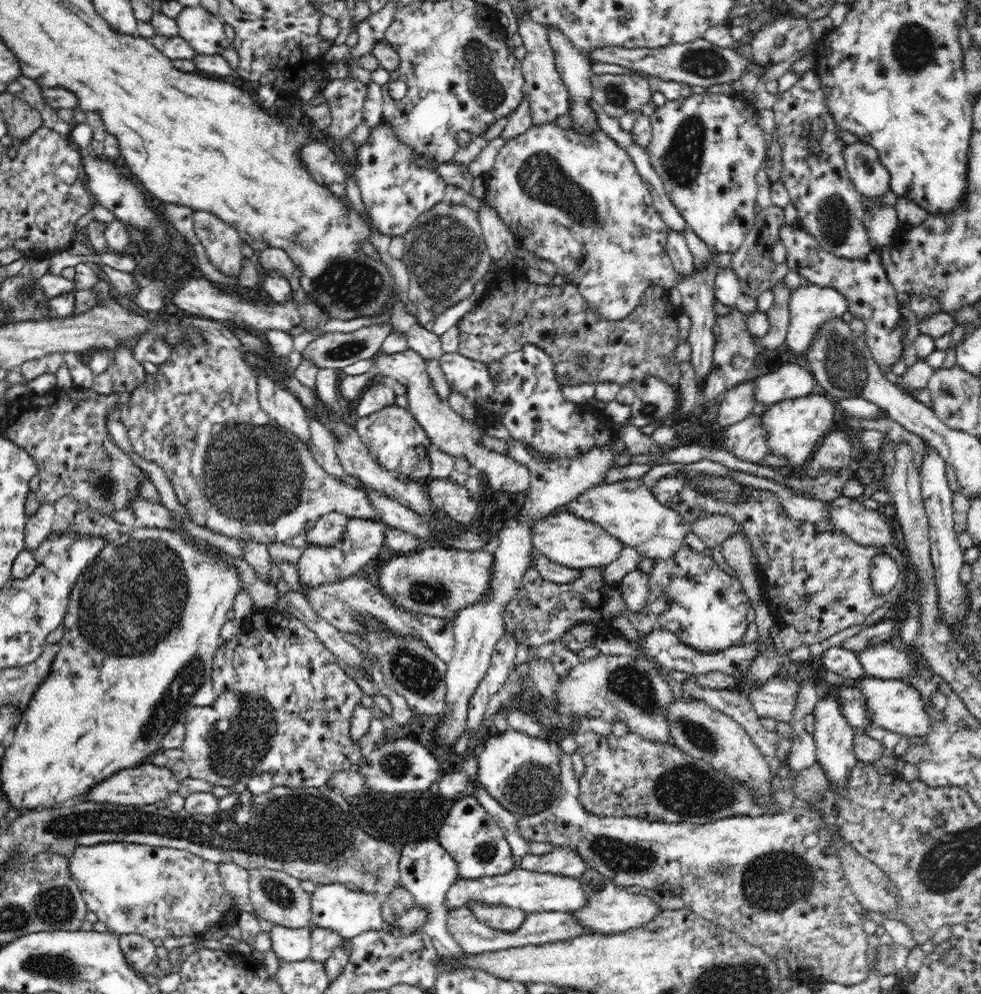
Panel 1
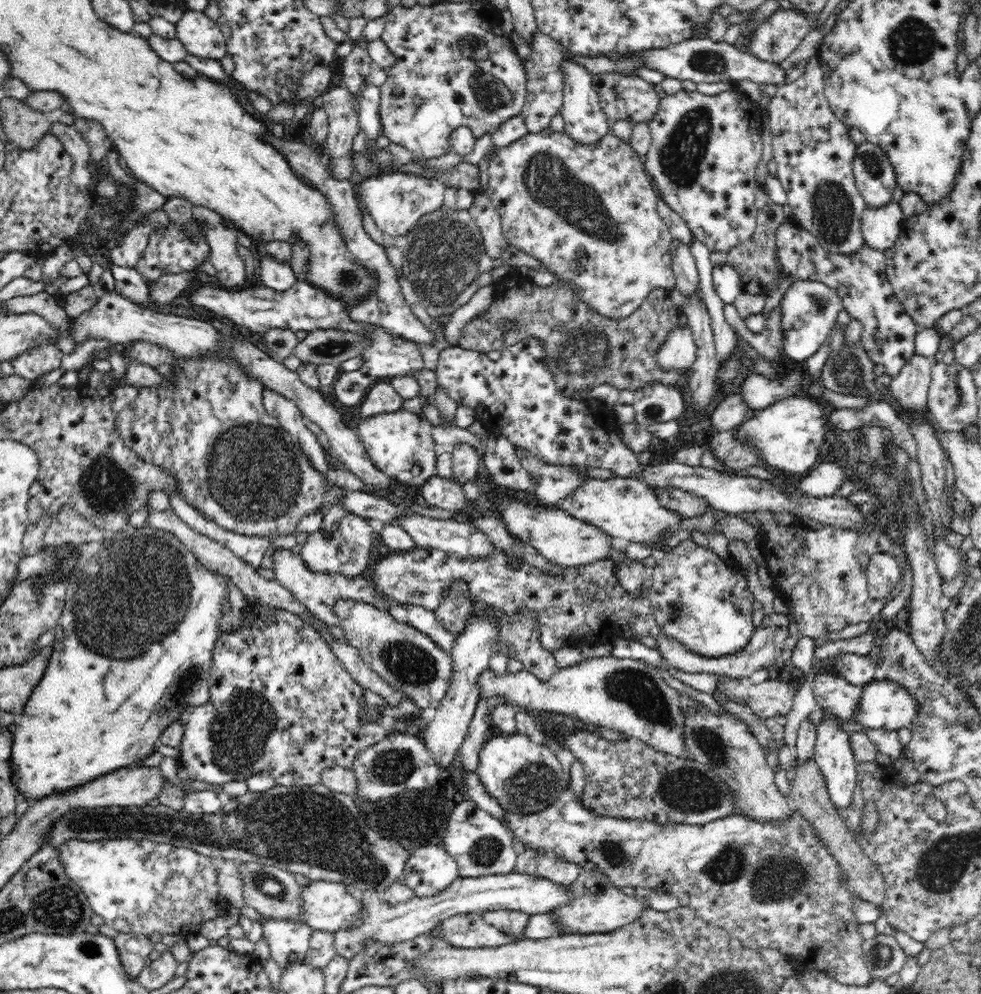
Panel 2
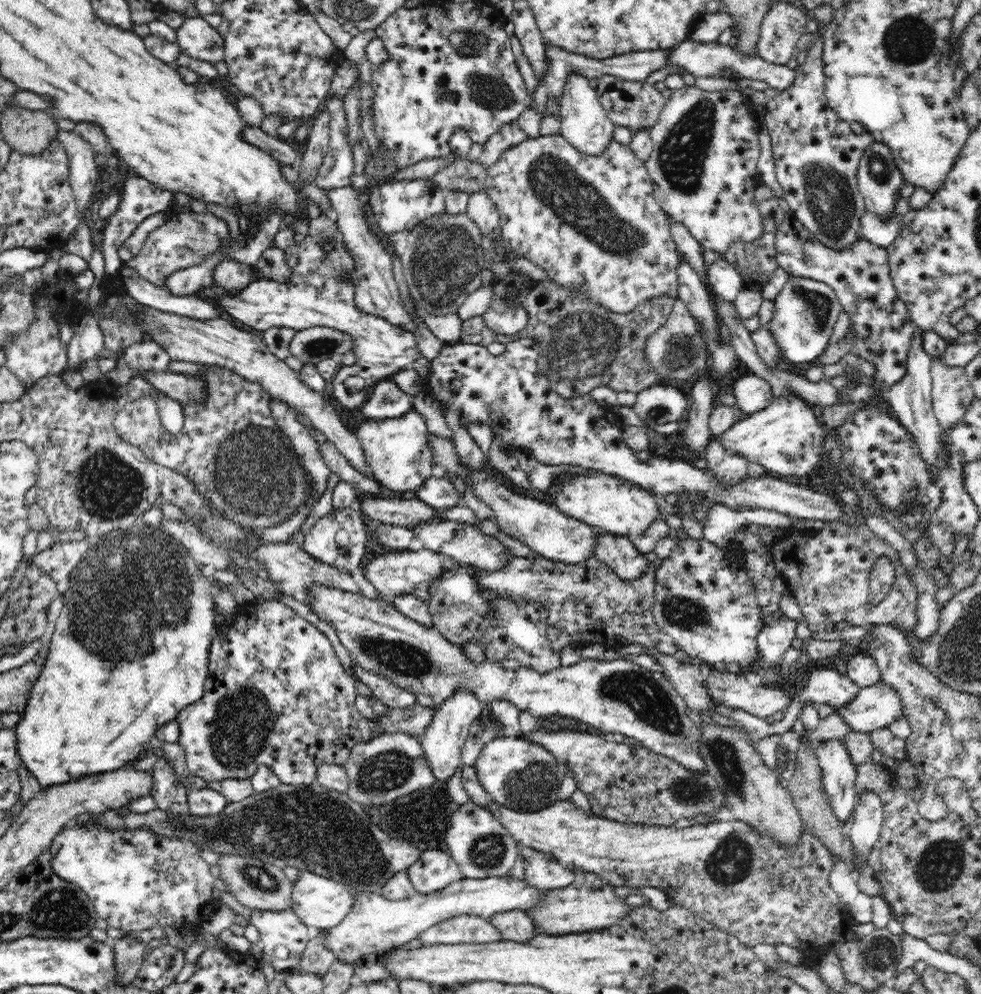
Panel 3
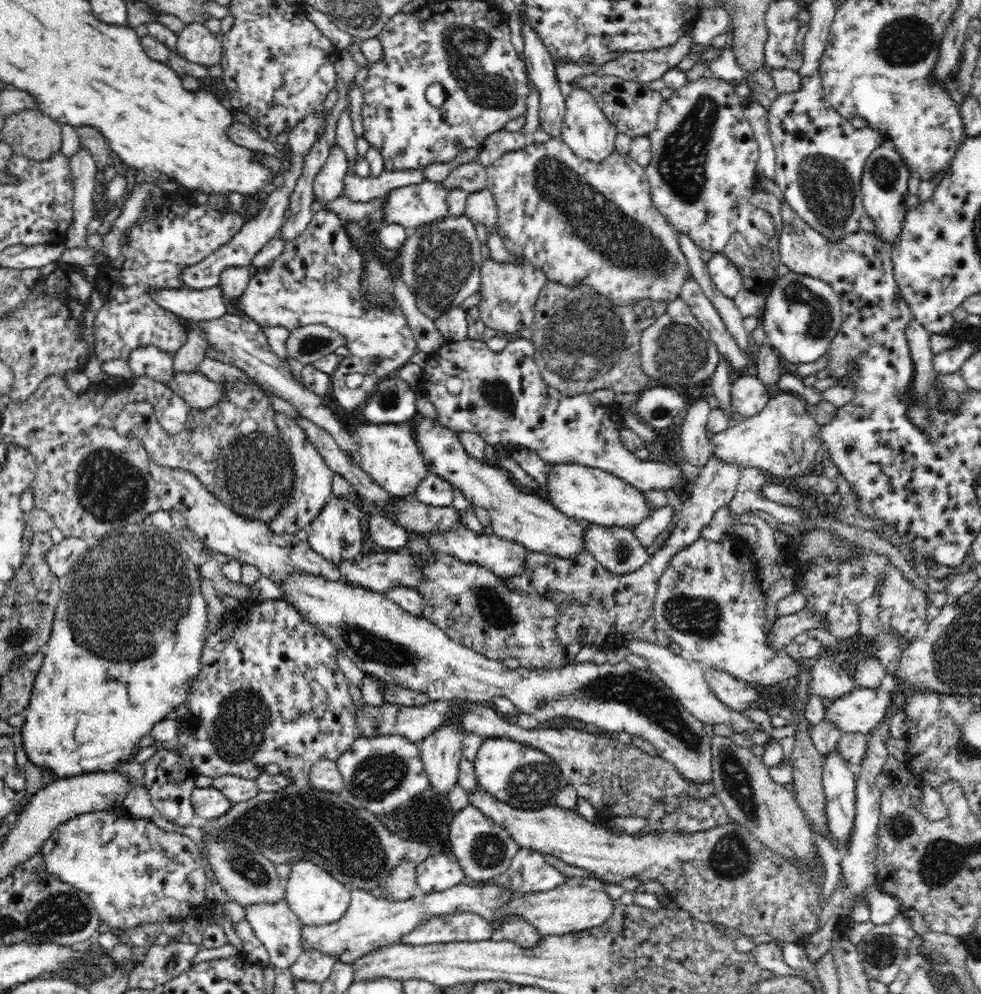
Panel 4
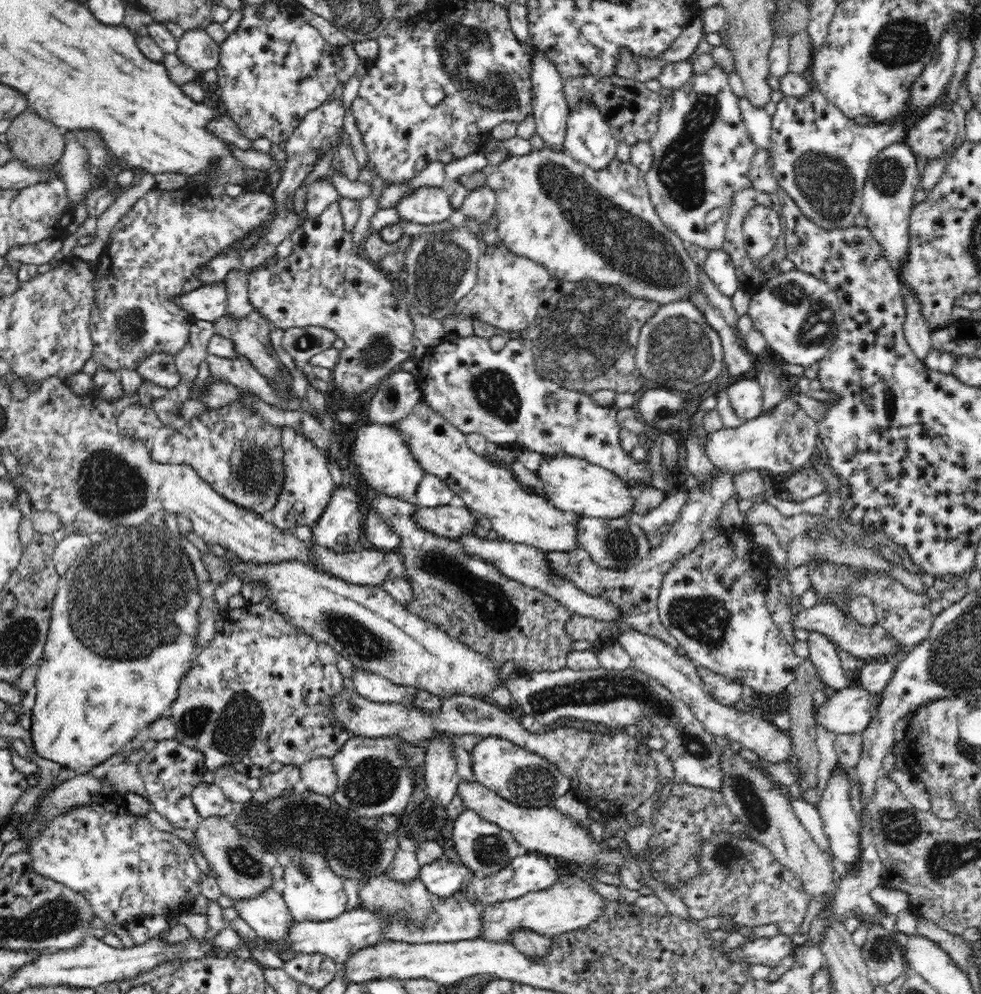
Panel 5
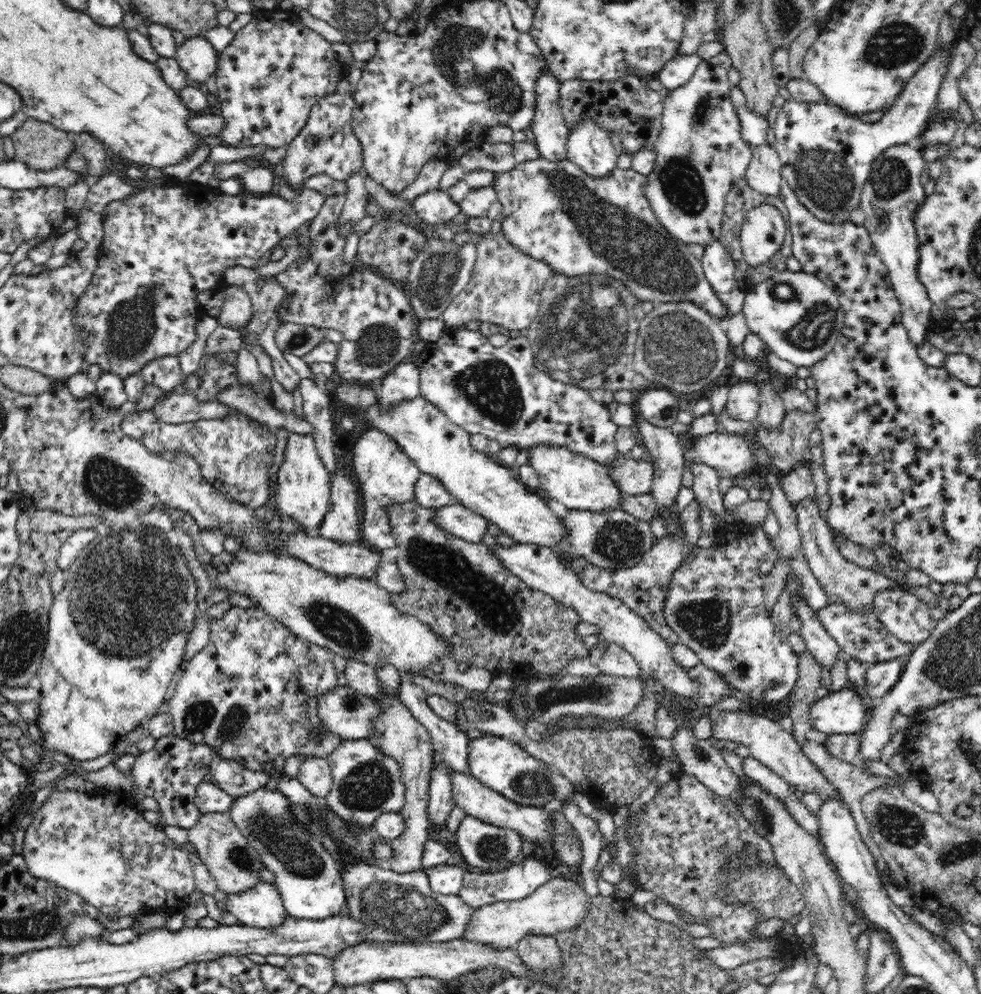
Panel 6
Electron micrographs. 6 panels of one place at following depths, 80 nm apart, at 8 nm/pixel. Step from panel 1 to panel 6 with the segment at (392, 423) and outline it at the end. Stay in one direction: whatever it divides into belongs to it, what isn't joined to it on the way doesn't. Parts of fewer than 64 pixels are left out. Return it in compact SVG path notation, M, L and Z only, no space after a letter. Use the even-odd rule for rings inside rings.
M376 426L364 430L353 447L354 468L360 483L359 487L364 493L364 521L361 524L363 538L370 546L381 551L394 548L396 537L391 531L386 507L415 501L415 487L422 472L404 453L400 444Z

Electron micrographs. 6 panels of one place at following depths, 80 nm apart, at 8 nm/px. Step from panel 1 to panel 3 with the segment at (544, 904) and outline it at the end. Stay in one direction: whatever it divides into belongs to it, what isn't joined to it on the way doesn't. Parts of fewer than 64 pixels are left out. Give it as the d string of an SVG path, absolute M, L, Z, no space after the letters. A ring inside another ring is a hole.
M488 876L488 878L462 878L452 882L432 894L416 893L407 900L387 900L380 892L362 892L359 891L355 897L352 912L336 926L336 928L329 929L326 934L326 947L330 949L335 958L346 963L356 963L360 956L364 956L370 952L381 952L388 949L402 948L410 940L419 938L420 934L428 931L432 926L440 922L455 918L456 916L473 915L480 916L486 920L492 916L502 912L509 912L520 910L522 912L530 912L536 906L544 904L545 896L550 891L548 888L536 888L528 884L521 878L514 878L513 876Z

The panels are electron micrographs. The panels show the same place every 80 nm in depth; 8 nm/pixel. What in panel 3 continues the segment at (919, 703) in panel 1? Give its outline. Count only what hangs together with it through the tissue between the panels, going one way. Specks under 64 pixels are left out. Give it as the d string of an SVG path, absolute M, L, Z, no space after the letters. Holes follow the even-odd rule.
M880 680L872 686L860 687L852 704L840 715L854 731L868 733L888 728L894 721L905 717L904 701L893 686Z

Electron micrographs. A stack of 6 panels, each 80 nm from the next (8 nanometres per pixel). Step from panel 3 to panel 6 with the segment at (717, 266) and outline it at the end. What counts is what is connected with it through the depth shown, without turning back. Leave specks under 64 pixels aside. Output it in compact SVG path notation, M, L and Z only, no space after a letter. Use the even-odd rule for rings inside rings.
M720 240L711 241L705 246L701 265L711 288L718 294L723 295L736 289L736 265Z

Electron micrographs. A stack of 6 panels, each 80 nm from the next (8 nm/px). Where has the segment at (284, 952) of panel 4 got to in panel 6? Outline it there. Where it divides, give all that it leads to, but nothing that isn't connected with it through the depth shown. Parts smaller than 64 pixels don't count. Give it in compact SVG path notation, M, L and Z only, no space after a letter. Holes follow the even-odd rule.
M260 881L253 889L229 894L228 911L245 926L261 930L276 930L290 916L275 884Z

